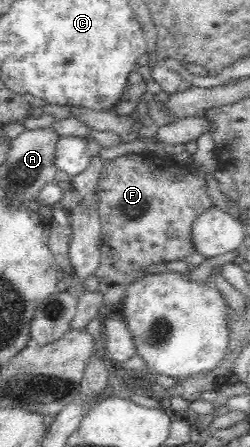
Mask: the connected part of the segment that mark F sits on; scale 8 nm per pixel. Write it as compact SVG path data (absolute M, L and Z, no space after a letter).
M128 153L104 161L95 193L99 197L100 232L103 244L95 276L99 280L99 292L102 294L106 311L121 308L130 282L140 280L146 270L154 264L184 260L194 252L192 243L192 223L206 212L214 202L206 191L207 185L202 177L194 174L185 165L179 165L173 158L156 155Z

